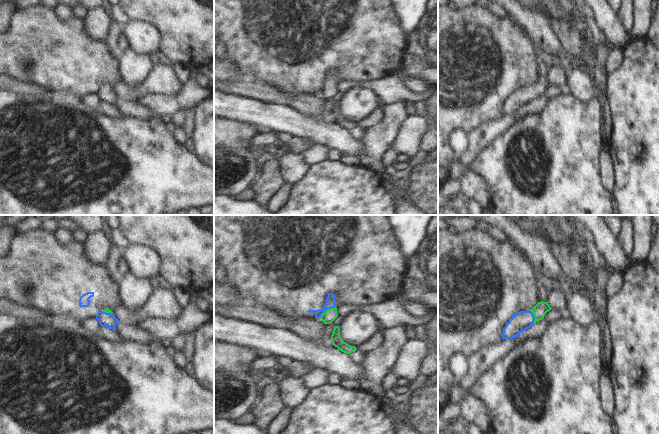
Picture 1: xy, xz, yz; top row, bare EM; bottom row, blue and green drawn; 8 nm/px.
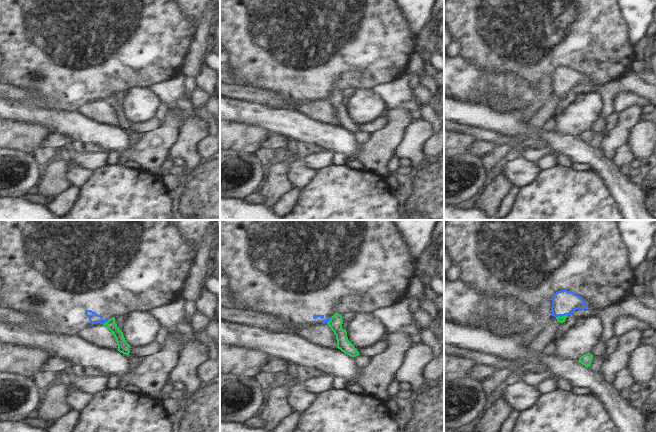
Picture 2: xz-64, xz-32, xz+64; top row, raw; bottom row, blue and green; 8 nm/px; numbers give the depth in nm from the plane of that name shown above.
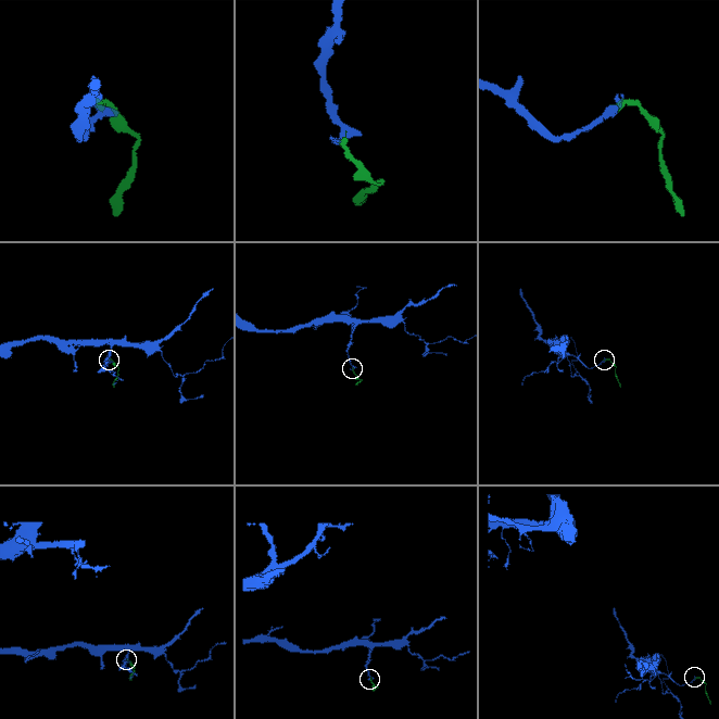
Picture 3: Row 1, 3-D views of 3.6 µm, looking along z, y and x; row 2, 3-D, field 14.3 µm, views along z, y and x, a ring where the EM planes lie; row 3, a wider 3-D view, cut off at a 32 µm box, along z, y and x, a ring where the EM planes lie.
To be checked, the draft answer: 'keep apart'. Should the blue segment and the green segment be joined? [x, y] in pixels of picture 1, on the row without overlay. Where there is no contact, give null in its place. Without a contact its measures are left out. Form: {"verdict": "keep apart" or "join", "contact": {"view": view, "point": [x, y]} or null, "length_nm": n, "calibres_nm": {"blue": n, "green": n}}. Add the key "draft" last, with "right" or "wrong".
{"verdict": "join", "contact": {"view": "xz", "point": [326, 85]}, "length_nm": 150, "calibres_nm": {"blue": 80, "green": 100}, "draft": "wrong"}

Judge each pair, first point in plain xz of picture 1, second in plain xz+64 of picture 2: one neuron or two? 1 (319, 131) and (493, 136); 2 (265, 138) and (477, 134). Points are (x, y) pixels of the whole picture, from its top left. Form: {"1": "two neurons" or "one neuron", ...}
{"1": "two neurons", "2": "two neurons"}

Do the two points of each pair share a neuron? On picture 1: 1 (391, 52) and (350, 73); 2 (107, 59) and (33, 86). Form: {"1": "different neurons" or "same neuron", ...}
{"1": "same neuron", "2": "same neuron"}

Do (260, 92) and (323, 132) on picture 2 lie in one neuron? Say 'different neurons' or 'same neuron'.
different neurons

